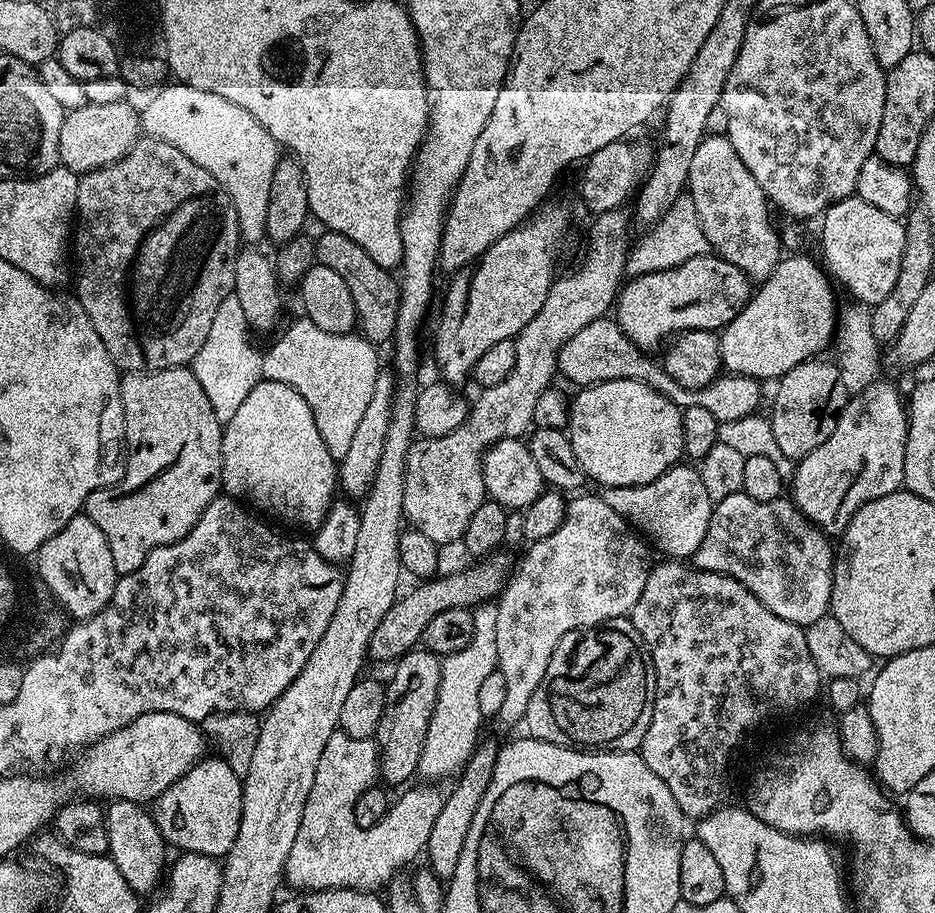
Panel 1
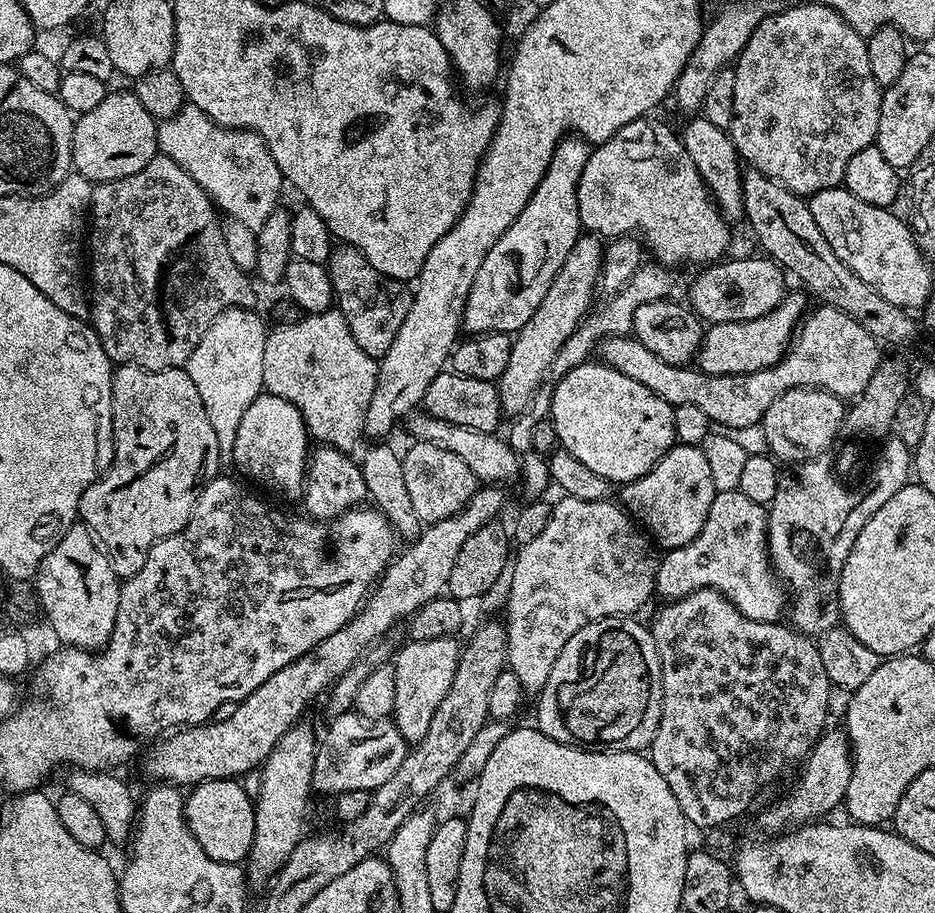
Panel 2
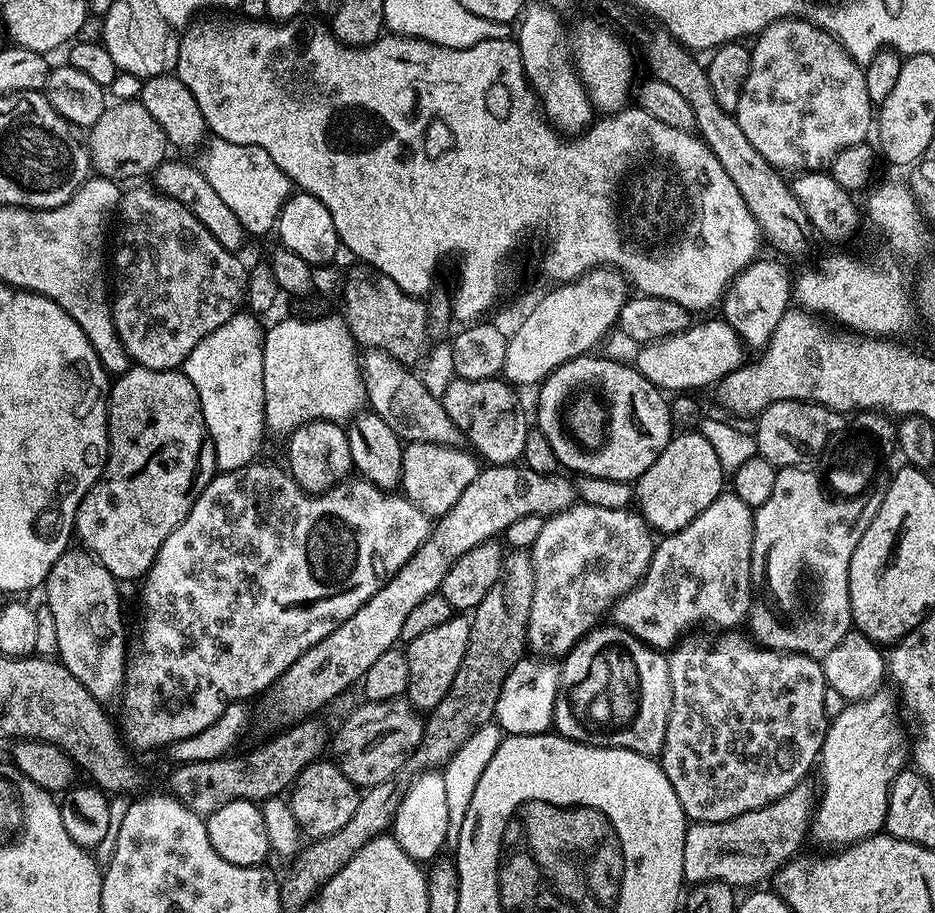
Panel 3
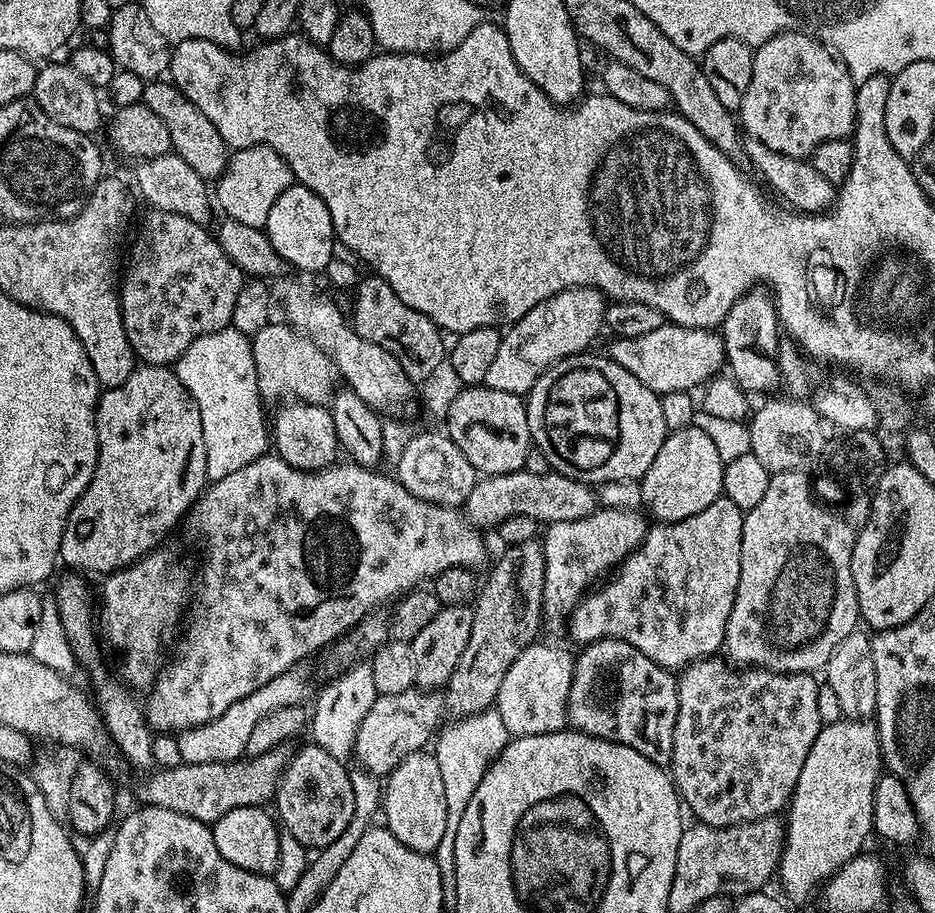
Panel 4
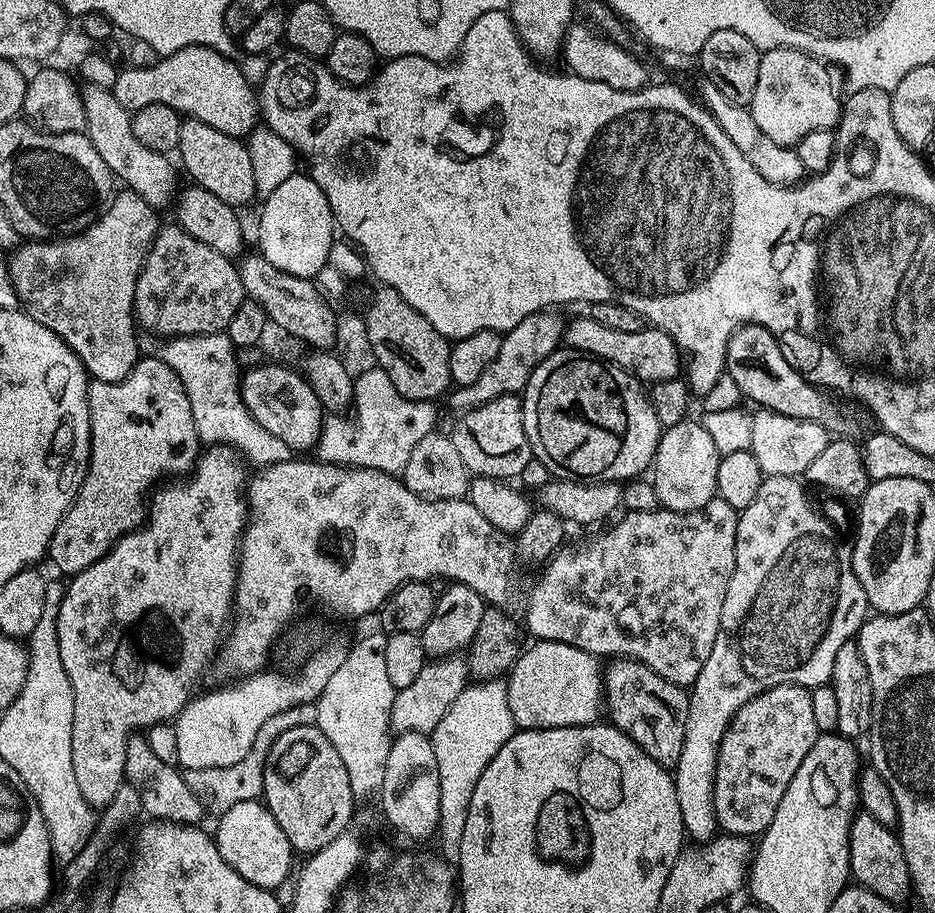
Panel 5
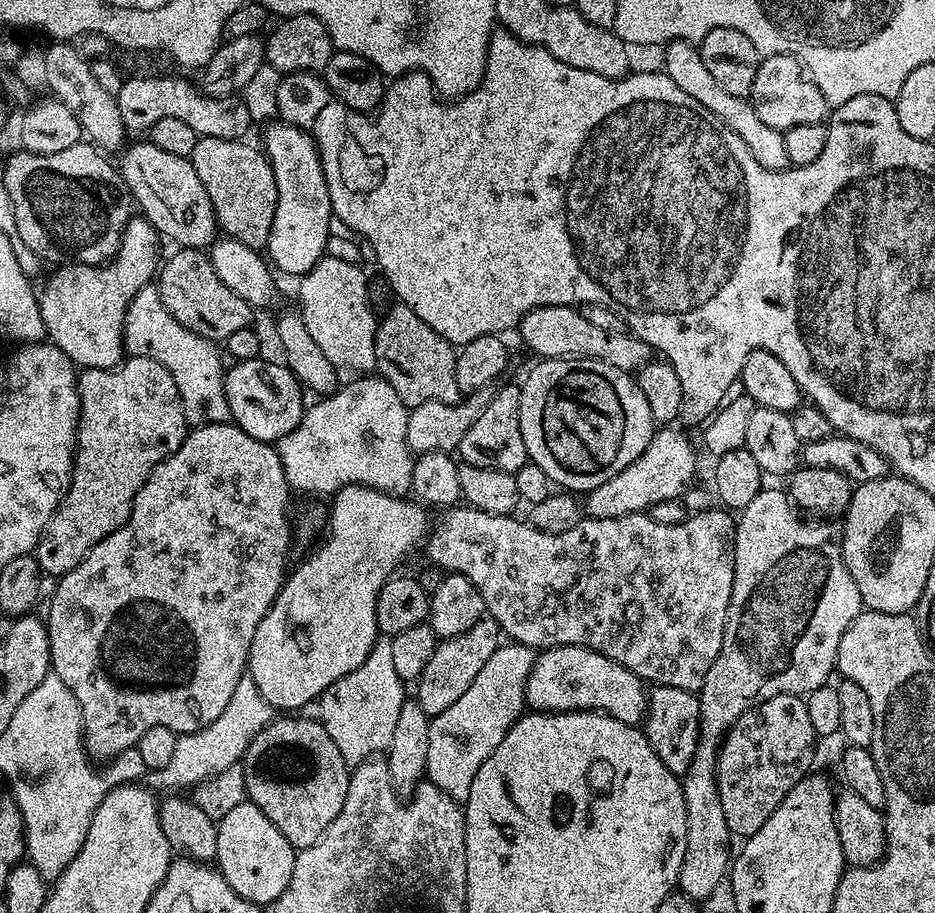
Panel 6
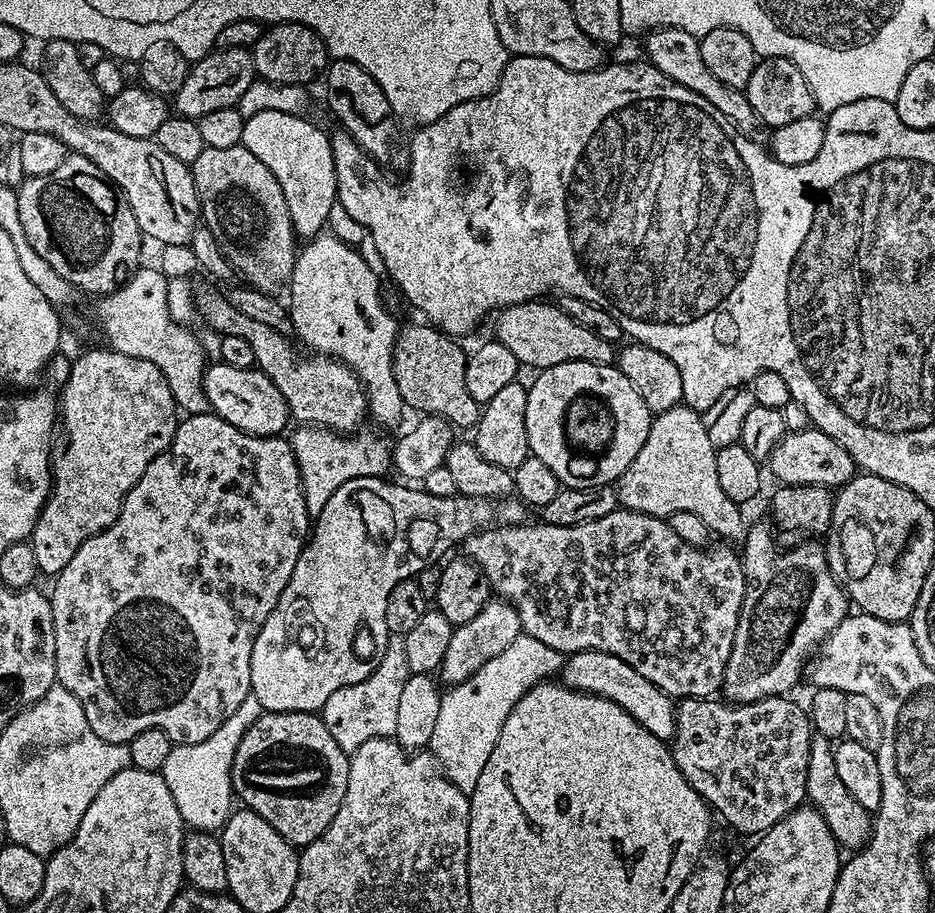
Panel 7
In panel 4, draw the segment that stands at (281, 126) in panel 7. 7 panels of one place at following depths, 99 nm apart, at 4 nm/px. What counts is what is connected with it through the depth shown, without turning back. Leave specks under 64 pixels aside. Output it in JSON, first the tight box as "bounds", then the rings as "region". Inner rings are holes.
{"bounds":[266,182,334,273],"region":[[[293,182],[286,190],[282,190],[278,202],[274,202],[274,207],[270,209],[266,231],[269,242],[274,246],[274,250],[278,250],[285,265],[289,269],[297,268],[300,271],[297,273],[323,273],[334,257],[330,210],[326,210],[326,202],[318,198],[318,194],[314,194],[314,190],[310,190],[305,184]]]}

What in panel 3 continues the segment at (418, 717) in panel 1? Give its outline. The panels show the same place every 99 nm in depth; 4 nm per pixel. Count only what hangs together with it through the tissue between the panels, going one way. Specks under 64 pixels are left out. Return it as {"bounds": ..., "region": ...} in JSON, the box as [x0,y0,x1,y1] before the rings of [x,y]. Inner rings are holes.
{"bounds":[406,614,470,710],"region":[[[453,614],[446,622],[442,622],[442,626],[407,641],[410,682],[406,699],[413,708],[431,710],[438,706],[438,702],[442,702],[442,698],[446,698],[446,690],[450,690],[450,682],[454,682],[454,674],[458,674],[458,666],[462,666],[466,642],[470,642],[470,620],[464,614]]]}

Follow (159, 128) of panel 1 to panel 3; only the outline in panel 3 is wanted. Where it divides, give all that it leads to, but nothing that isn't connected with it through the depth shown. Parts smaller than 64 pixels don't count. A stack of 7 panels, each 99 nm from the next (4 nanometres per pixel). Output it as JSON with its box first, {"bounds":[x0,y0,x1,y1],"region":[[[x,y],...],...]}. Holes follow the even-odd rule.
{"bounds":[198,138,294,237],"region":[[[215,138],[203,145],[204,153],[200,156],[198,167],[206,182],[214,186],[214,190],[230,210],[242,222],[245,233],[249,237],[264,236],[275,229],[276,220],[280,217],[282,206],[287,202],[294,185],[288,176],[266,150],[258,146],[246,146],[238,142],[226,142]]]}

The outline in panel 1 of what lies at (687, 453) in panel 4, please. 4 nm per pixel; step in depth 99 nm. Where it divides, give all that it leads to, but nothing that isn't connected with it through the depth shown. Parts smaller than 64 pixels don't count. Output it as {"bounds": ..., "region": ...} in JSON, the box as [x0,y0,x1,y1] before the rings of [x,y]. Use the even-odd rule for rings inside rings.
{"bounds":[602,464,714,560],"region":[[[690,464],[676,465],[642,486],[604,488],[602,495],[610,510],[635,529],[644,530],[651,547],[667,559],[688,560],[696,554],[709,529],[714,507],[699,469]]]}

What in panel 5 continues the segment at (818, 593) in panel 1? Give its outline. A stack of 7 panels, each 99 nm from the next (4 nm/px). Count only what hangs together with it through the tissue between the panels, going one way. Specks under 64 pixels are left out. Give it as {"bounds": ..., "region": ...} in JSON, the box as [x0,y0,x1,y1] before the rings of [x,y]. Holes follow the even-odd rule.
{"bounds":[522,498,740,686],"region":[[[715,498],[715,499],[713,499],[713,500],[711,500],[711,501],[710,501],[710,502],[709,502],[709,504],[708,504],[708,505],[706,505],[706,506],[705,506],[705,507],[704,507],[704,508],[703,508],[703,509],[701,509],[701,510],[700,510],[700,511],[698,511],[698,512],[669,512],[669,511],[665,511],[665,510],[655,510],[655,511],[653,511],[653,512],[631,512],[631,511],[629,511],[629,512],[628,512],[628,513],[627,513],[627,514],[624,514],[624,517],[622,517],[622,518],[621,518],[621,520],[620,520],[620,521],[618,521],[618,522],[617,522],[617,524],[616,524],[616,525],[614,525],[614,526],[613,526],[613,528],[608,528],[608,527],[605,527],[605,528],[604,528],[604,529],[603,529],[603,530],[600,530],[600,531],[604,531],[604,530],[605,530],[605,532],[600,532],[600,533],[598,533],[598,534],[597,534],[597,536],[592,536],[592,537],[590,537],[590,538],[589,538],[589,540],[588,540],[588,541],[586,541],[586,542],[585,542],[585,544],[576,544],[576,545],[574,545],[574,546],[573,546],[573,548],[568,548],[568,547],[569,547],[569,546],[564,546],[564,547],[561,547],[561,549],[560,549],[560,551],[559,551],[559,552],[557,552],[557,553],[556,553],[556,555],[555,555],[555,556],[553,556],[553,557],[551,557],[551,559],[549,559],[549,560],[548,560],[548,561],[547,561],[547,563],[545,563],[545,564],[544,564],[544,565],[543,565],[543,567],[541,567],[541,568],[540,568],[540,569],[539,569],[539,572],[540,572],[540,571],[541,571],[541,572],[540,572],[540,577],[538,577],[538,578],[537,578],[537,580],[536,580],[536,581],[534,581],[534,582],[533,582],[533,584],[532,584],[532,593],[530,593],[530,594],[529,594],[529,596],[528,596],[528,601],[526,601],[526,602],[525,602],[525,604],[524,604],[524,620],[523,620],[523,619],[522,619],[522,624],[523,624],[523,627],[524,627],[524,628],[525,628],[525,629],[526,629],[526,632],[527,632],[527,635],[528,635],[528,632],[529,632],[529,634],[530,634],[530,635],[532,635],[532,638],[535,638],[535,639],[536,639],[536,640],[537,640],[537,641],[539,641],[539,640],[553,640],[553,641],[554,641],[554,642],[560,642],[560,643],[569,643],[569,644],[570,644],[570,646],[576,646],[576,647],[578,647],[578,648],[579,648],[579,649],[580,649],[580,650],[584,650],[584,651],[588,651],[588,652],[589,652],[589,654],[591,654],[591,655],[592,655],[592,656],[595,656],[595,657],[597,657],[597,658],[604,658],[604,656],[608,656],[608,657],[607,657],[607,658],[623,658],[623,659],[625,659],[625,660],[637,660],[637,662],[638,662],[638,663],[639,663],[639,664],[644,664],[644,665],[645,665],[645,666],[646,666],[646,667],[647,667],[647,668],[649,668],[649,669],[650,669],[650,670],[654,670],[654,671],[655,671],[655,672],[657,672],[657,674],[658,674],[658,675],[660,675],[660,676],[661,676],[661,677],[662,677],[662,678],[666,678],[666,679],[667,679],[667,680],[669,680],[669,681],[670,681],[670,682],[674,682],[674,683],[675,683],[675,684],[678,684],[678,685],[681,685],[681,686],[691,686],[691,684],[693,684],[693,683],[694,683],[694,681],[695,681],[695,680],[696,680],[696,679],[697,679],[697,678],[698,678],[698,674],[699,674],[699,673],[700,673],[700,671],[701,671],[701,670],[702,670],[702,666],[706,666],[706,658],[710,658],[710,650],[711,650],[711,648],[712,648],[712,647],[713,647],[713,646],[714,646],[714,638],[718,638],[718,630],[719,630],[719,629],[720,629],[720,619],[721,619],[721,618],[722,618],[722,598],[726,598],[726,586],[727,586],[727,585],[728,585],[728,583],[729,583],[729,582],[730,582],[730,574],[734,574],[734,546],[735,546],[735,545],[736,545],[736,531],[737,531],[737,530],[738,530],[738,522],[739,522],[739,521],[740,521],[740,518],[739,518],[739,515],[738,515],[738,512],[737,512],[737,509],[734,509],[734,508],[732,508],[732,507],[731,507],[731,506],[730,506],[730,502],[722,502],[722,501],[721,501],[721,500],[719,500],[719,498]]]}

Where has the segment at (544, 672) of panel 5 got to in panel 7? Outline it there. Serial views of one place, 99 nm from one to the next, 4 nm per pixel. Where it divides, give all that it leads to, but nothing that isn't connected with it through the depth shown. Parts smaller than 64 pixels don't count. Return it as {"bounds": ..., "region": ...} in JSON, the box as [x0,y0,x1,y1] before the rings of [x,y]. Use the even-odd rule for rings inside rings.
{"bounds":[560,651,677,742],"region":[[[602,651],[571,653],[561,668],[560,680],[567,688],[606,697],[607,700],[622,706],[622,710],[626,710],[626,714],[630,714],[630,718],[634,718],[634,722],[638,722],[643,728],[650,730],[650,734],[654,734],[654,738],[668,742],[676,733],[677,705],[674,703],[673,697],[663,692],[658,686],[654,686],[654,682],[650,682],[650,678],[642,678],[642,674],[638,674],[638,670],[634,670],[634,666],[626,666],[626,662],[622,662],[622,658],[617,658],[612,654],[603,654]]]}

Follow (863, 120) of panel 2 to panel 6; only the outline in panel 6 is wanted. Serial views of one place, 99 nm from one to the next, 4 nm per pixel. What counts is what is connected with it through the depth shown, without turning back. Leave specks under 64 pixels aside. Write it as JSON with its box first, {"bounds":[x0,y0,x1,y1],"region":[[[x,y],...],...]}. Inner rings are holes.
{"bounds":[750,55,830,133],"region":[[[789,55],[765,56],[761,59],[758,74],[754,74],[750,99],[754,110],[758,110],[758,118],[762,118],[766,126],[774,126],[782,133],[794,126],[825,123],[830,112],[828,99],[822,90],[818,90],[804,65],[795,56]]]}

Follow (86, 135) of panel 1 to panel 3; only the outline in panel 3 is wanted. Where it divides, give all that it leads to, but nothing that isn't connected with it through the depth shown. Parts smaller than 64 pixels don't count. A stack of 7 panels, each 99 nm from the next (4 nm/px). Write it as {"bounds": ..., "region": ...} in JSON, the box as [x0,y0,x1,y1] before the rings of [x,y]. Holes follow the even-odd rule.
{"bounds":[87,98,170,182],"region":[[[132,98],[125,104],[105,107],[102,118],[94,122],[87,133],[88,159],[95,175],[104,176],[108,180],[125,182],[135,176],[155,173],[164,163],[170,152],[166,134],[162,134],[162,126],[150,118],[150,110],[140,104],[139,99]]]}

